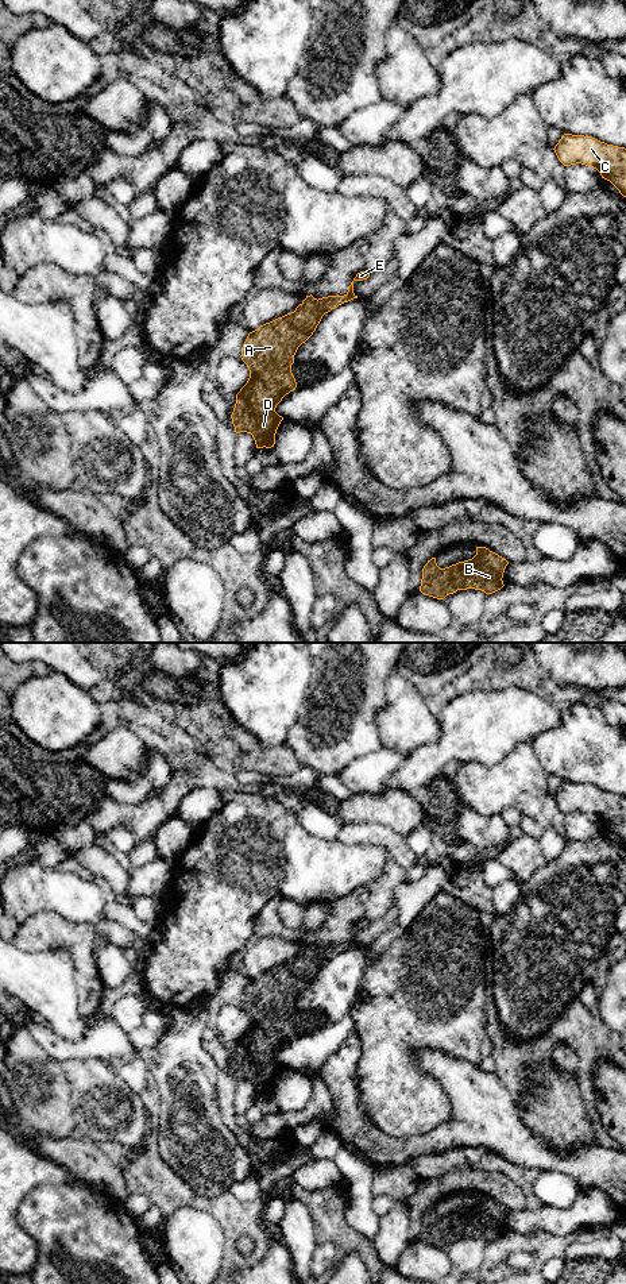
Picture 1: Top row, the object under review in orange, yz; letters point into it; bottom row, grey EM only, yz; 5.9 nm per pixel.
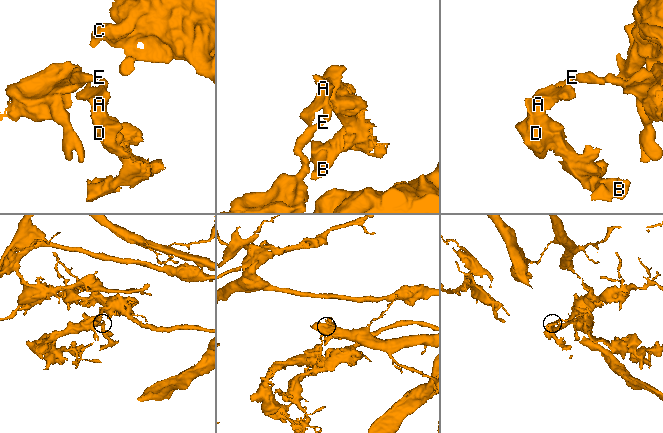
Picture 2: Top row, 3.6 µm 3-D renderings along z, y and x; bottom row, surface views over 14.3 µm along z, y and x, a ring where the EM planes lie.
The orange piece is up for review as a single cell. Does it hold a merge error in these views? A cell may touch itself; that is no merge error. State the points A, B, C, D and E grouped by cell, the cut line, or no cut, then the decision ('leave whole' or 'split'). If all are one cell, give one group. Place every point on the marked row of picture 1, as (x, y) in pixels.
A B D / C E; cut in yz along (317, 300), (317, 304), (325, 312); split

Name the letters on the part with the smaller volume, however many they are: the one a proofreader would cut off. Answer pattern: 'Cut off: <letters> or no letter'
Cut off: A, B, D

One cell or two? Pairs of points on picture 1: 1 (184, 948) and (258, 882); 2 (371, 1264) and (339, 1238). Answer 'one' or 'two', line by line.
1: one
2: one

